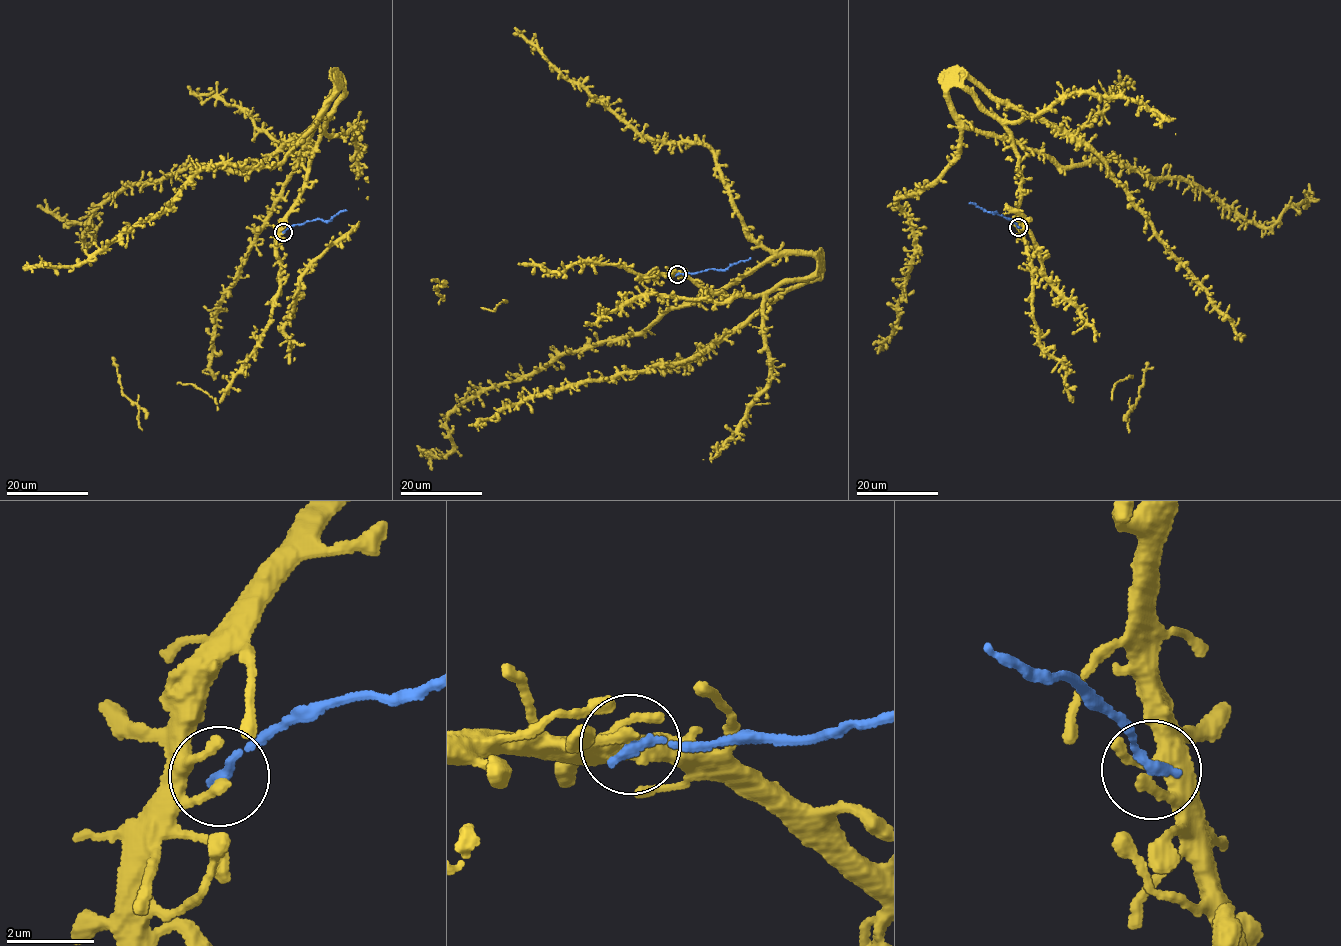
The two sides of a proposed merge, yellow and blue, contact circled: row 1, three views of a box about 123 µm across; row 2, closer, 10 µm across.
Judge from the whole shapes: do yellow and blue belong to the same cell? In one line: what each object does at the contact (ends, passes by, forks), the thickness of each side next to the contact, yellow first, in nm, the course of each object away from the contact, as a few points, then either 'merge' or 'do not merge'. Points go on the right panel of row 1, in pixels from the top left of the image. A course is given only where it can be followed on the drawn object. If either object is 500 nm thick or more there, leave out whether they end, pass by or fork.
yellow ends there; blue ends there; 220 nm thick on the yellow side, 240 nm on the other; yellow runs (1018, 228), (1011, 133), (951, 86), (975, 130), (1061, 165), (1184, 181), (1258, 225), (1308, 203), (1309, 184); blue runs (1018, 228), (1011, 219), (969, 203); do not merge

